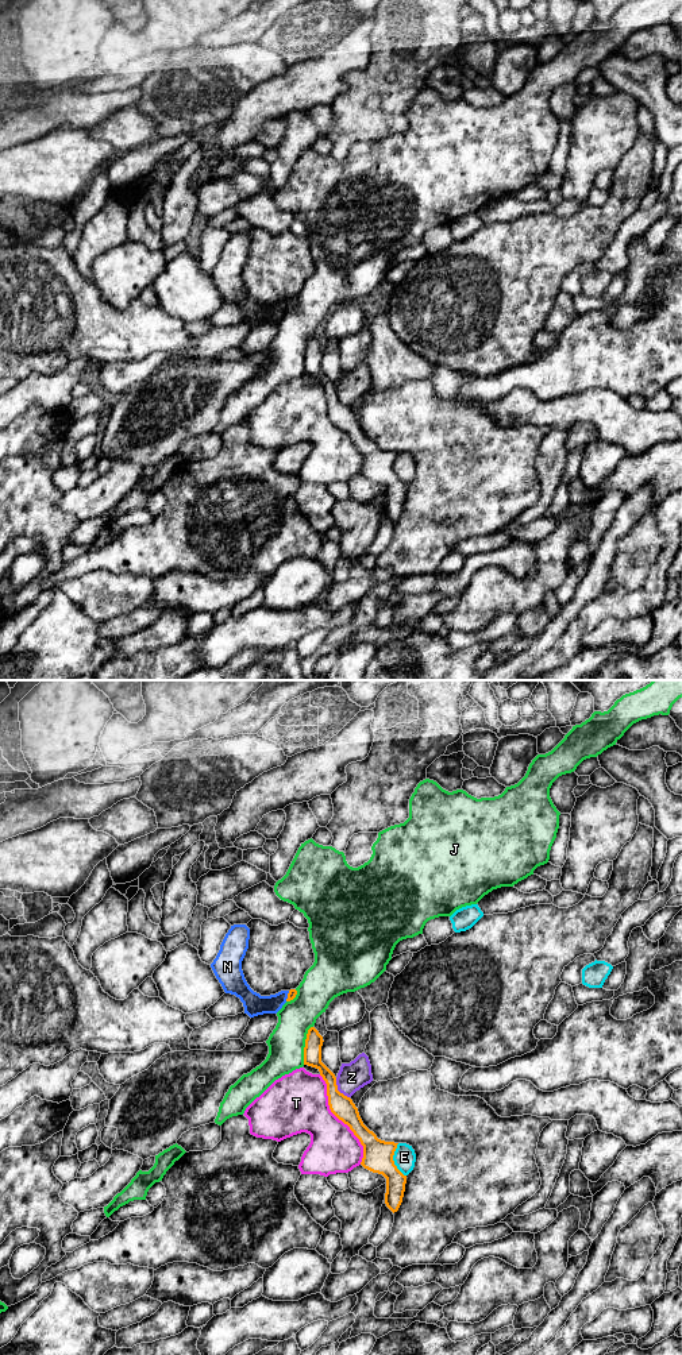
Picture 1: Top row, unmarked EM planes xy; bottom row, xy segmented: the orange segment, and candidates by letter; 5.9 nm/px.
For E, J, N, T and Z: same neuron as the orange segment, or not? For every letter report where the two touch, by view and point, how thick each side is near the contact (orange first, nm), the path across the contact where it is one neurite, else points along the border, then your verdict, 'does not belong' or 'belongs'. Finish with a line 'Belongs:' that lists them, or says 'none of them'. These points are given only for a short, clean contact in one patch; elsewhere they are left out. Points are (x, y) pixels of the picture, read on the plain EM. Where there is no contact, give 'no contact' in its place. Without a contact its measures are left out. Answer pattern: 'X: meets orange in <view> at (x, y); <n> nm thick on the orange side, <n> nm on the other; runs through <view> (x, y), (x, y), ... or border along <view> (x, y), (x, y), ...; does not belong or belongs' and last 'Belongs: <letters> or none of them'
E: meets orange in xy at (392, 468); 180 nm thick on the orange side, 130 nm on the other; does not belong
J: meets orange in xy at (305, 354); 110 nm thick on the orange side, 220 nm on the other; border along xy (312, 335), (307, 343), (303, 373); does not belong
N: meets orange in xy at (288, 305); 50 nm thick on the orange side, 130 nm on the other; border along xy (289, 300), (285, 309); does not belong
T: meets orange in xy at (340, 428); 140 nm thick on the orange side, 320 nm on the other; does not belong
Z: meets orange in xy at (336, 398); 140 nm thick on the orange side, 170 nm on the other; border along xy (335, 386), (338, 398), (349, 406); does not belong
Belongs: none of them

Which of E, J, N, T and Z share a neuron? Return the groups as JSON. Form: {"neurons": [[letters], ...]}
{"neurons": [["E"], ["J"], ["N"], ["T"], ["Z"]]}

